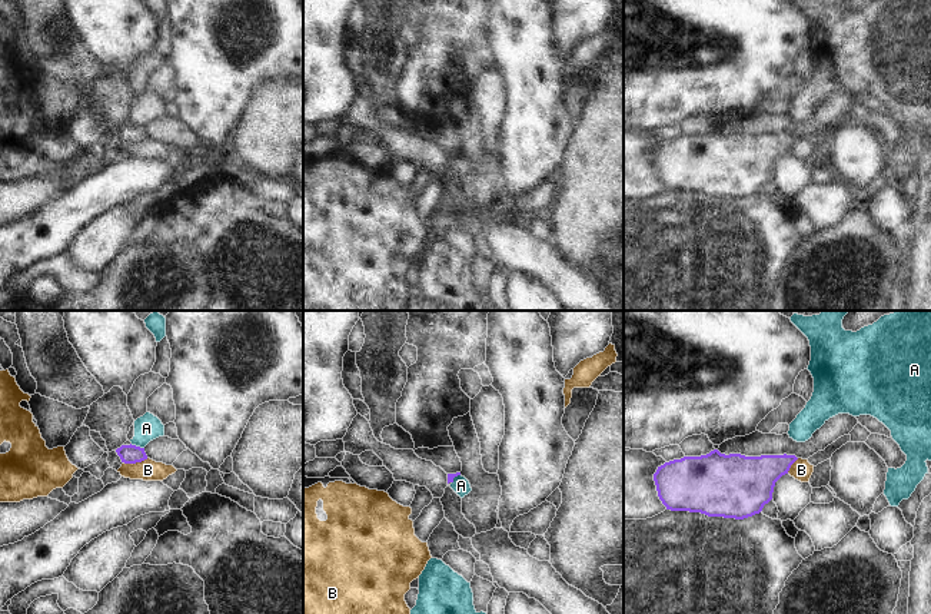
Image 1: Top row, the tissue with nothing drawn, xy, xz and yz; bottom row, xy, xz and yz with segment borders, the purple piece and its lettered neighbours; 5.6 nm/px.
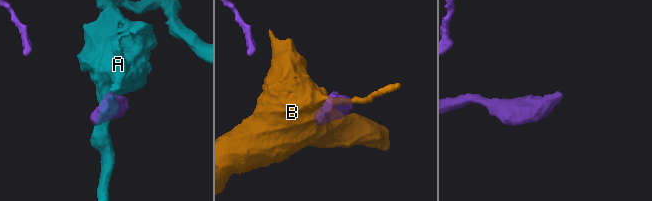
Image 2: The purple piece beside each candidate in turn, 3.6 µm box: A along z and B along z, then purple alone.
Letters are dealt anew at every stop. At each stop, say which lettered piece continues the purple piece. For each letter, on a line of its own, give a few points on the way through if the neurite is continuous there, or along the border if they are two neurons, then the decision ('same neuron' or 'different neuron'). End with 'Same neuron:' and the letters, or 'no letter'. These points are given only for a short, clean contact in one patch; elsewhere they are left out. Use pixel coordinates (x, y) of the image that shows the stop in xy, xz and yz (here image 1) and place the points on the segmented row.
A: border xy (130, 444), (143, 448); different neuron
B: border xy (148, 458), (139, 463), (123, 463); different neuron
Same neuron: no letter

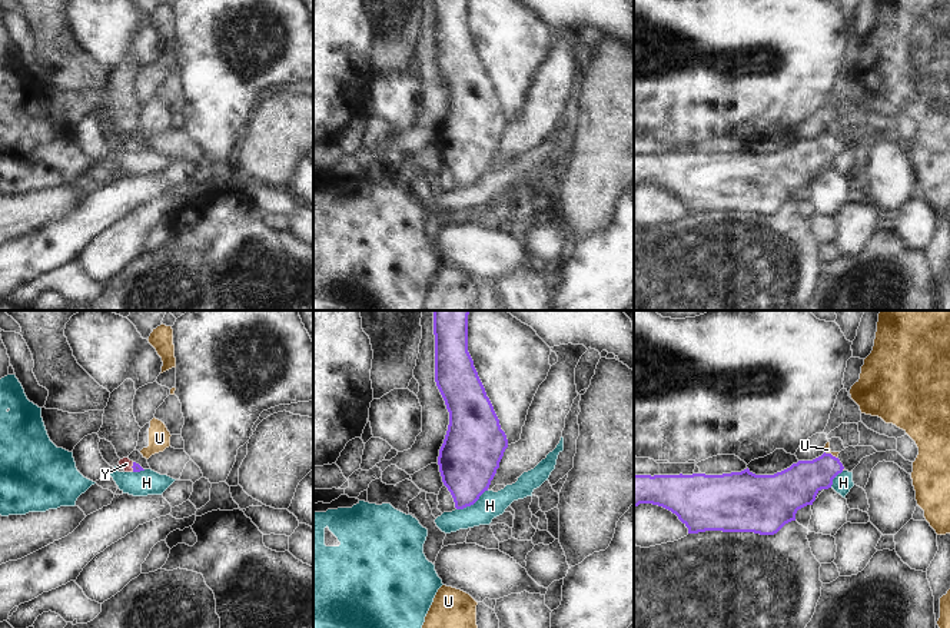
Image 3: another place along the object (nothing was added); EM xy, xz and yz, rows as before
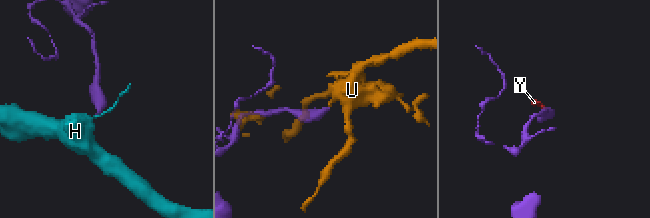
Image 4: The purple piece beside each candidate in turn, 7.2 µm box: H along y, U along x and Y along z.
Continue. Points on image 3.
H: border xz (487, 489), (472, 504), (457, 509); different neuron
U: border yz (824, 451), (836, 458); different neuron
Y: way xy (136, 468), (132, 467), (126, 464); same neuron
Same neuron: Y

